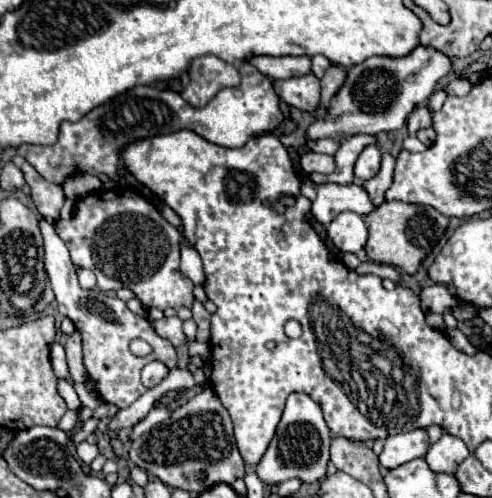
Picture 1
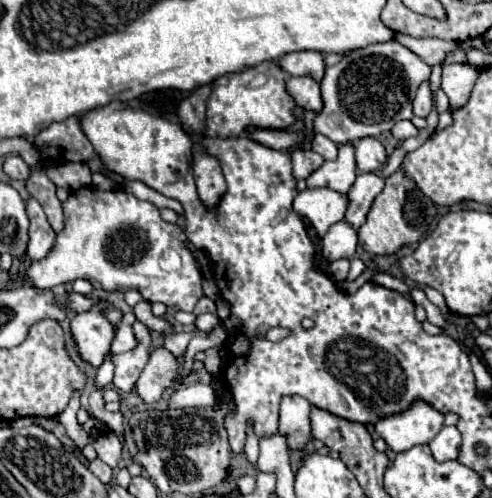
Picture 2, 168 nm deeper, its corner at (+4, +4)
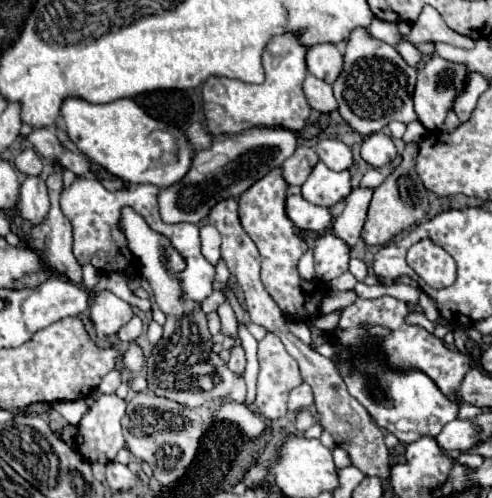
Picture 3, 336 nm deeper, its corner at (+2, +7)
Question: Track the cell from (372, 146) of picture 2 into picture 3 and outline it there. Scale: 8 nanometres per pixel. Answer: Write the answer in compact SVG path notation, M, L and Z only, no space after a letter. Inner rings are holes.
M384 132L370 134L362 142L362 158L374 168L390 164L396 156L398 156L396 146L394 146L392 138L388 134L384 134Z

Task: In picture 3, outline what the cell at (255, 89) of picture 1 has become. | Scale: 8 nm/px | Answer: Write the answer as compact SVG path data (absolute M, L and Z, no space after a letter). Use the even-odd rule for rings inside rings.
M290 32L276 36L268 42L262 55L265 80L262 84L246 84L242 80L232 80L224 76L210 76L202 88L206 126L212 134L222 132L242 132L254 126L266 128L286 128L298 132L304 128L310 106L302 92L302 82L308 76L306 52L308 46L300 44L300 32Z

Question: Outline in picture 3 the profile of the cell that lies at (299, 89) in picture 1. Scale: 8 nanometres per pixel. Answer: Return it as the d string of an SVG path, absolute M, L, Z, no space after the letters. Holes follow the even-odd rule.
M312 74L304 80L304 94L308 98L308 104L318 112L332 112L338 108L338 102L332 94L332 86Z

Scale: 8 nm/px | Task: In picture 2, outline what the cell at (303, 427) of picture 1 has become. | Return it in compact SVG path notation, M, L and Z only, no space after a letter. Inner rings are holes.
M300 395L282 397L278 433L286 437L290 451L304 451L312 441L310 411L312 411L312 405L308 399Z

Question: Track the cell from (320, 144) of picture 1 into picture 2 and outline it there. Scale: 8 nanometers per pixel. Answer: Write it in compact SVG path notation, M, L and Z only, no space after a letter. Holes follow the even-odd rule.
M316 135L314 141L312 141L312 149L316 153L320 153L324 159L336 159L336 153L338 153L338 145L332 143L328 137L324 135Z

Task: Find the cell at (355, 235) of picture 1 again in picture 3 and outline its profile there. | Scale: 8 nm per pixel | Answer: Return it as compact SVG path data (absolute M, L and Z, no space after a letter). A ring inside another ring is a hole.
M332 232L314 242L314 268L322 282L330 282L344 274L348 270L348 260L350 248L346 248L346 244L342 244L342 240L338 240Z

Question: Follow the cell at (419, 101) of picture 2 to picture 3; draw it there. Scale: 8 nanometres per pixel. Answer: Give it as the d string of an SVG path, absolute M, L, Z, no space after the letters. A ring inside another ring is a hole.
M432 54L432 58L424 64L424 68L418 68L418 82L416 82L416 90L414 90L414 110L420 118L420 122L426 126L426 130L438 130L444 124L448 112L454 108L456 98L466 88L468 74L470 74L470 70L464 64L448 62L436 54Z

